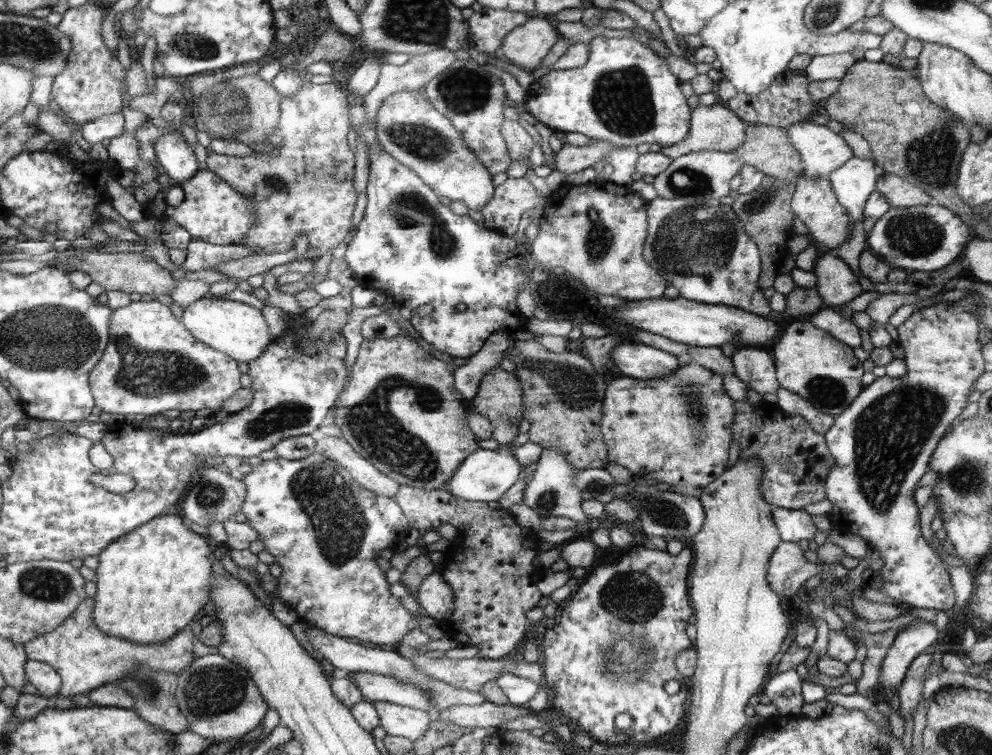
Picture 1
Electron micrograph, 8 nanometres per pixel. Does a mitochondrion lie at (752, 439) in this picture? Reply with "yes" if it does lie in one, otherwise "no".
no

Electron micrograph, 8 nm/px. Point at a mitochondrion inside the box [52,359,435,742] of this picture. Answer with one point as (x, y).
(322, 491)

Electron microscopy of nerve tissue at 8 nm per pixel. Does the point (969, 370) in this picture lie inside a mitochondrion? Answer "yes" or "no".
no

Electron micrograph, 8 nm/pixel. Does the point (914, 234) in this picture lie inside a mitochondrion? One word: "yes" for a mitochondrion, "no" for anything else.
yes

